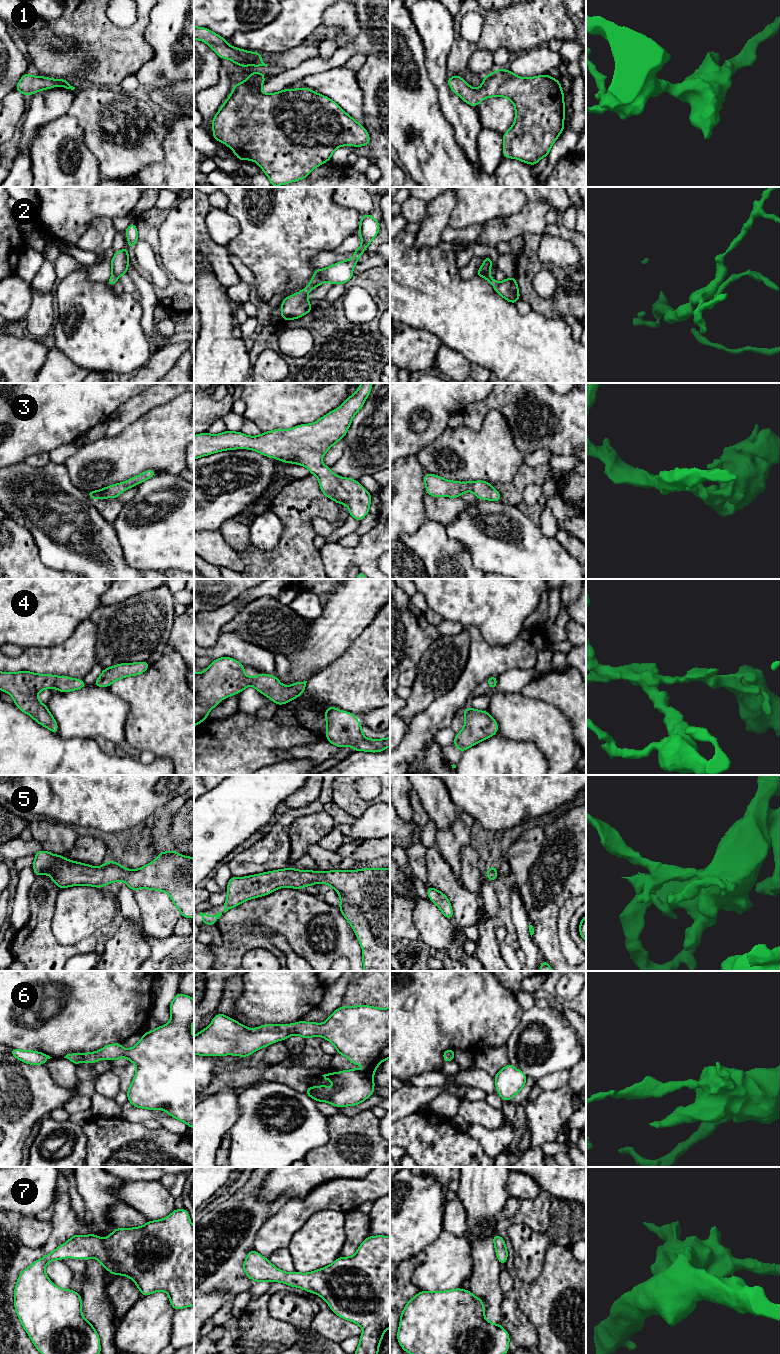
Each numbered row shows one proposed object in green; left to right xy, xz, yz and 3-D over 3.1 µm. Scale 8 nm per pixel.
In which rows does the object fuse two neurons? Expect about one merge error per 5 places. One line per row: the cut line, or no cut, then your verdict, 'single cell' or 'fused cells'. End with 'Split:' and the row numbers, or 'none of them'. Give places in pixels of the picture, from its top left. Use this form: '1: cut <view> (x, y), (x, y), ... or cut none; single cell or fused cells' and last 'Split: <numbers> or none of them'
1: cut none; single cell
2: cut none; single cell
3: cut none; single cell
4: cut none; single cell
5: cut none; single cell
6: cut none; single cell
7: cut none; single cell
Split: none of them

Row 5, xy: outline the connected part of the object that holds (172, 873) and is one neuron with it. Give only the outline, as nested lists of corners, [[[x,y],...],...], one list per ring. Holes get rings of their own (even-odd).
[[[176,849],[170,853],[167,851],[159,853],[155,861],[135,870],[126,869],[114,861],[108,861],[99,867],[92,867],[90,864],[71,861],[62,855],[55,855],[44,850],[35,853],[32,867],[36,877],[50,874],[51,881],[61,889],[79,885],[102,888],[107,884],[123,880],[132,891],[137,889],[163,891],[170,896],[181,916],[188,919],[194,917],[194,857],[180,855]]]

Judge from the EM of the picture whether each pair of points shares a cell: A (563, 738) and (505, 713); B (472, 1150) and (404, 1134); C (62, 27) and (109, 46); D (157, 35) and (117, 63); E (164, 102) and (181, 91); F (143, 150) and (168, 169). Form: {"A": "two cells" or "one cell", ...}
{"A": "one cell", "B": "one cell", "C": "one cell", "D": "two cells", "E": "one cell", "F": "two cells"}

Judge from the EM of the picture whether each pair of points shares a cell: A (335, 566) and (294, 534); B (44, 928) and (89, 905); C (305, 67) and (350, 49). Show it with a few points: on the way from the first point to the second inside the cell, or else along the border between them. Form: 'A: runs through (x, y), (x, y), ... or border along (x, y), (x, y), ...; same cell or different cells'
A: border along (319, 549), (321, 561), (325, 568); different cells
B: border along (55, 901), (51, 932), (62, 945); different cells
C: runs through (316, 65), (325, 65), (339, 58); same cell

